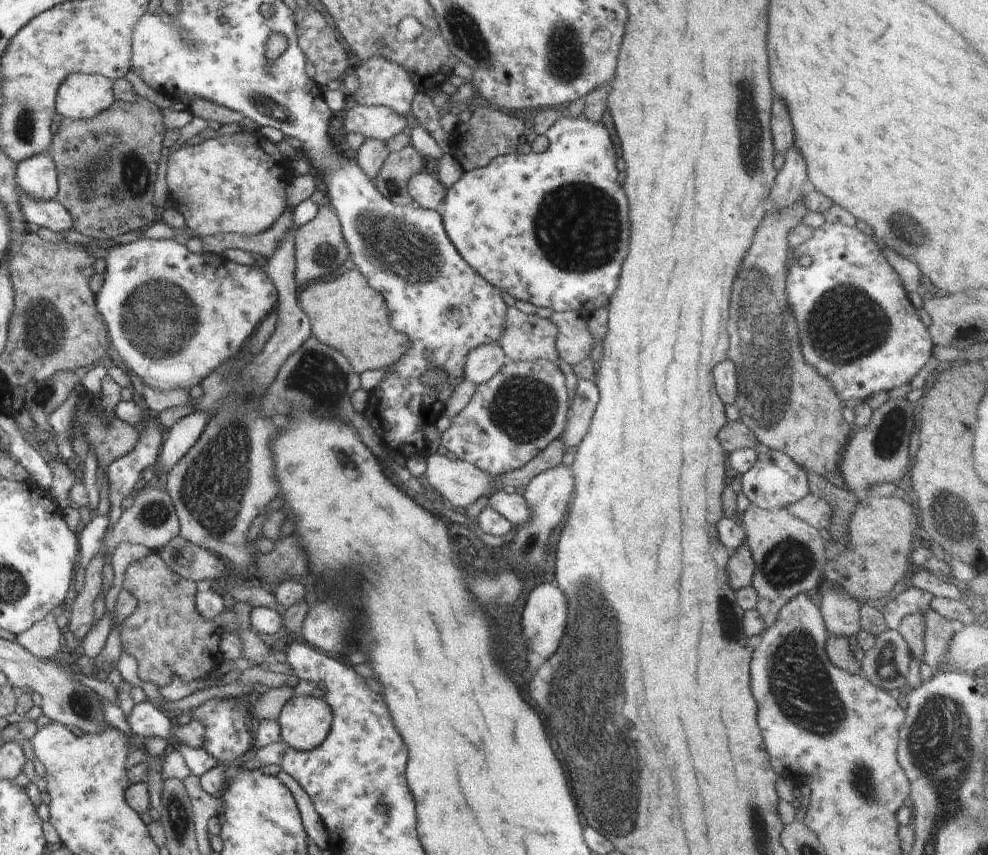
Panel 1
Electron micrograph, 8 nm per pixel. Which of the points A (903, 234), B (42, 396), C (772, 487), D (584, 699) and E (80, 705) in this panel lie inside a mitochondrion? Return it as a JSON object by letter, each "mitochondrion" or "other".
{"A":"mitochondrion","B":"mitochondrion","C":"other","D":"mitochondrion","E":"mitochondrion"}

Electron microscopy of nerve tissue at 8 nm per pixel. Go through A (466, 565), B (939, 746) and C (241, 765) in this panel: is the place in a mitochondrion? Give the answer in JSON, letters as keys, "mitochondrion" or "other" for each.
{"A":"other","B":"mitochondrion","C":"other"}

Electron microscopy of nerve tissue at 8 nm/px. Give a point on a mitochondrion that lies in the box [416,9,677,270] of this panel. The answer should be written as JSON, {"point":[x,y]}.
{"point":[565,57]}

